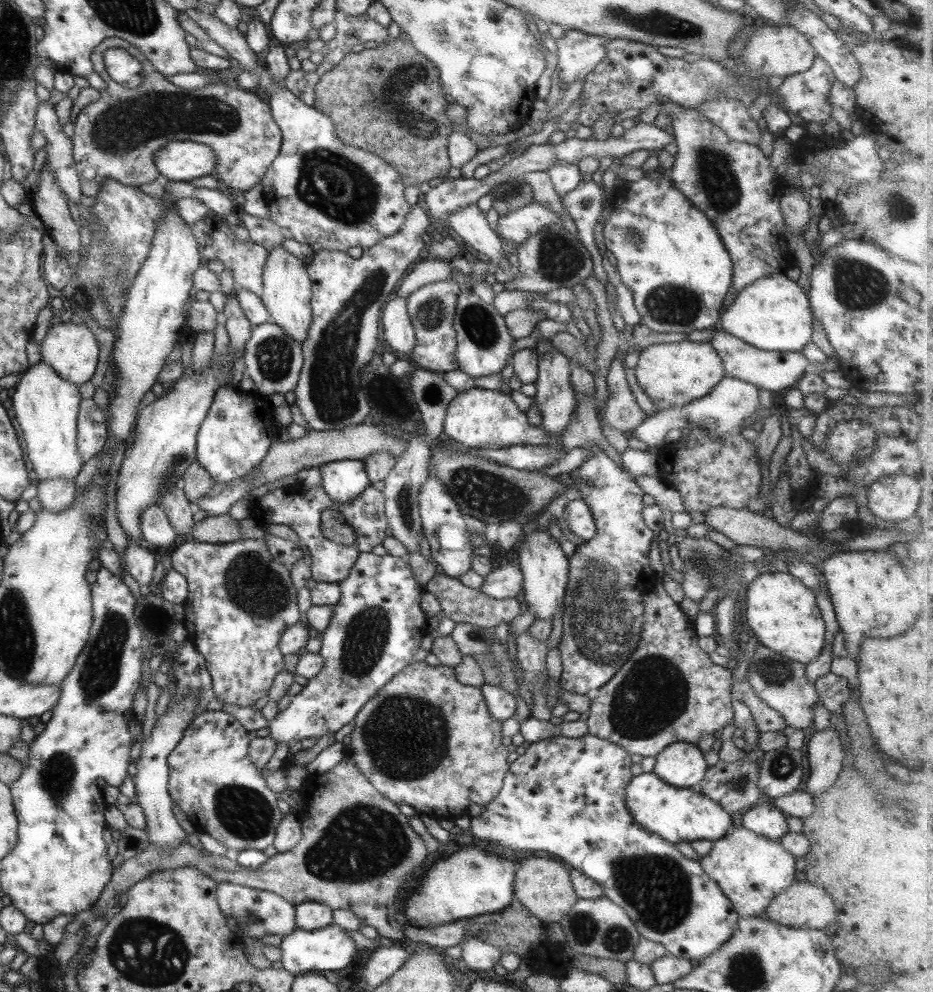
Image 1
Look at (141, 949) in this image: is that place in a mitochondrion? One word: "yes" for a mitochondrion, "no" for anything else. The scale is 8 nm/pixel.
yes

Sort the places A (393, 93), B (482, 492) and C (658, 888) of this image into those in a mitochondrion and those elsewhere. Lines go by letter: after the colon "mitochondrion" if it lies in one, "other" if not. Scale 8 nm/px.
A: mitochondrion
B: mitochondrion
C: mitochondrion

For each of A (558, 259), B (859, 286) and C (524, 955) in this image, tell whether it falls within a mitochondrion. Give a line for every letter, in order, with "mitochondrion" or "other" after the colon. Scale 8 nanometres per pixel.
A: mitochondrion
B: mitochondrion
C: other

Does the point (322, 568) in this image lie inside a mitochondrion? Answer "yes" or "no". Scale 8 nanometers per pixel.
no

